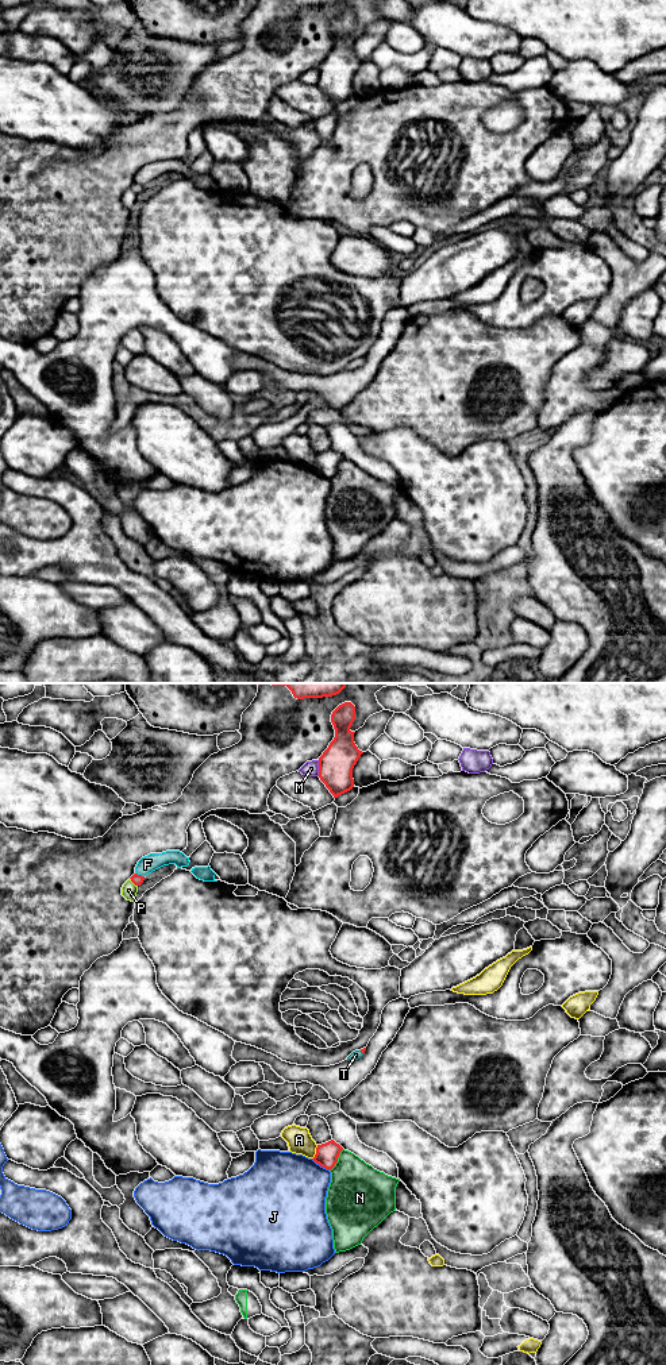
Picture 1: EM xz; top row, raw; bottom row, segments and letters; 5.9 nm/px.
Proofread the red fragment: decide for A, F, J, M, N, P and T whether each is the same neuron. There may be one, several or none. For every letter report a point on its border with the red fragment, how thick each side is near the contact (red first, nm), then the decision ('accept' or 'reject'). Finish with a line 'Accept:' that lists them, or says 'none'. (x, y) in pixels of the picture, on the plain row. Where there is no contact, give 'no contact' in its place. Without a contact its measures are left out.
A: xz (316, 461) | 130/150 nm | reject
F: xz (139, 184) | 70/100 nm | reject
J: xz (320, 474) | 130/460 nm | reject
M: xz (319, 77) | 200/90 nm | reject
N: xz (337, 469) | 130/360 nm | reject
P: xz (133, 191) | 70/90 nm | reject
T: no contact | accept
Accept: T

